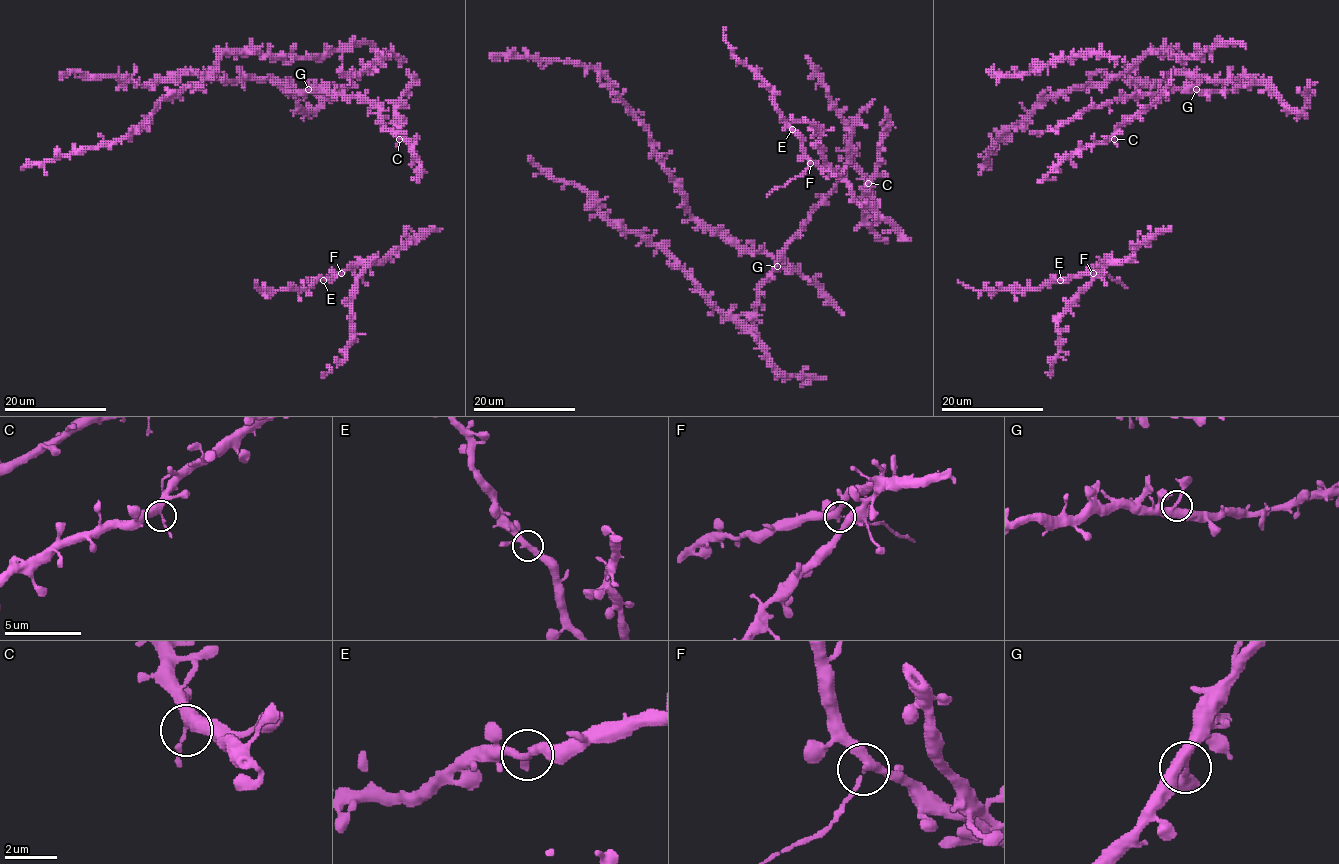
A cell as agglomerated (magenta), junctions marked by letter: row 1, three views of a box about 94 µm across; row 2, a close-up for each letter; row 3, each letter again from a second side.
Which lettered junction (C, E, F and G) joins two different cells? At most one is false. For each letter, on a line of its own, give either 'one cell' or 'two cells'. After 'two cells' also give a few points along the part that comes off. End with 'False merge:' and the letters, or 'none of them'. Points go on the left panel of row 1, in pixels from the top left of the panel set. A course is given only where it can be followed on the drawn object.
C: one cell
E: one cell
F: two cells | (341, 273), (304, 282), (298, 287)
G: one cell
False merge: F

